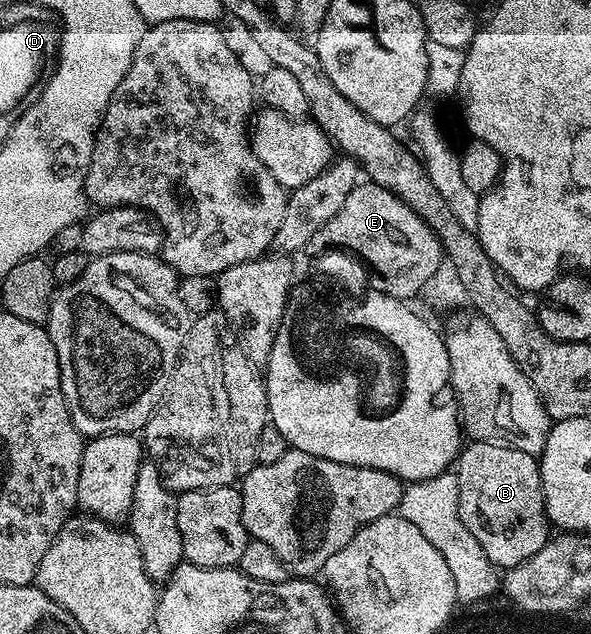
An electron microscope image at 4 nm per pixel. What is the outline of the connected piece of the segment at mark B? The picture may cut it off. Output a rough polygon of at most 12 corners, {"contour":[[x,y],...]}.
{"contour":[[471,441],[461,521],[496,568],[546,545],[536,456]]}

